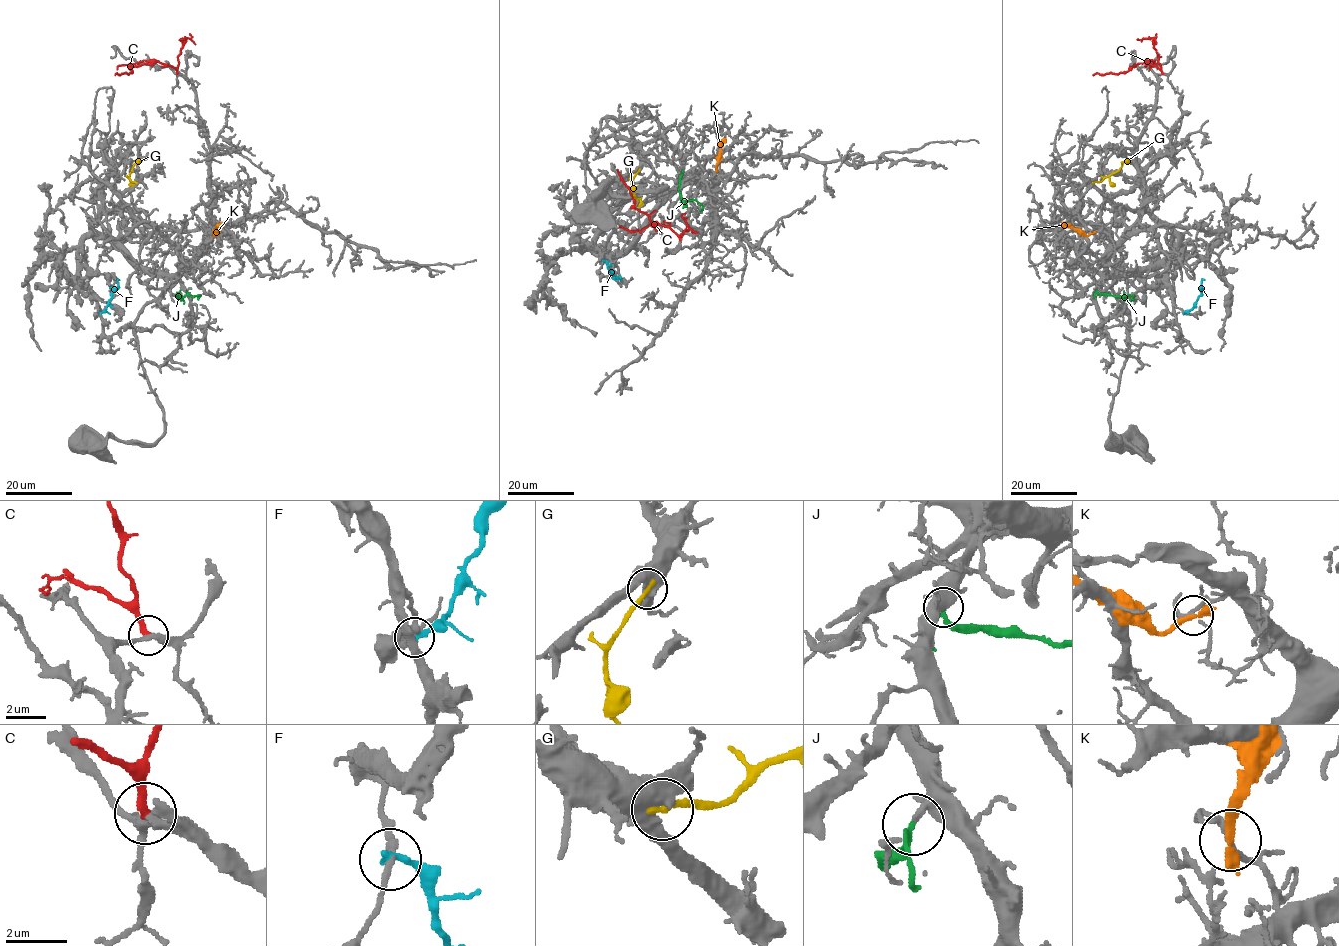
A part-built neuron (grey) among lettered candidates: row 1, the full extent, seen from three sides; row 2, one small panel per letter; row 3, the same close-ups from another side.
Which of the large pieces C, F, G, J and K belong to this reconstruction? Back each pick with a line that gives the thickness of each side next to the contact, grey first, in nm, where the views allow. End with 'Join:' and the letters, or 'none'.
J: 280 nm thick on the grey side, 160 nm on the other
Join: J

